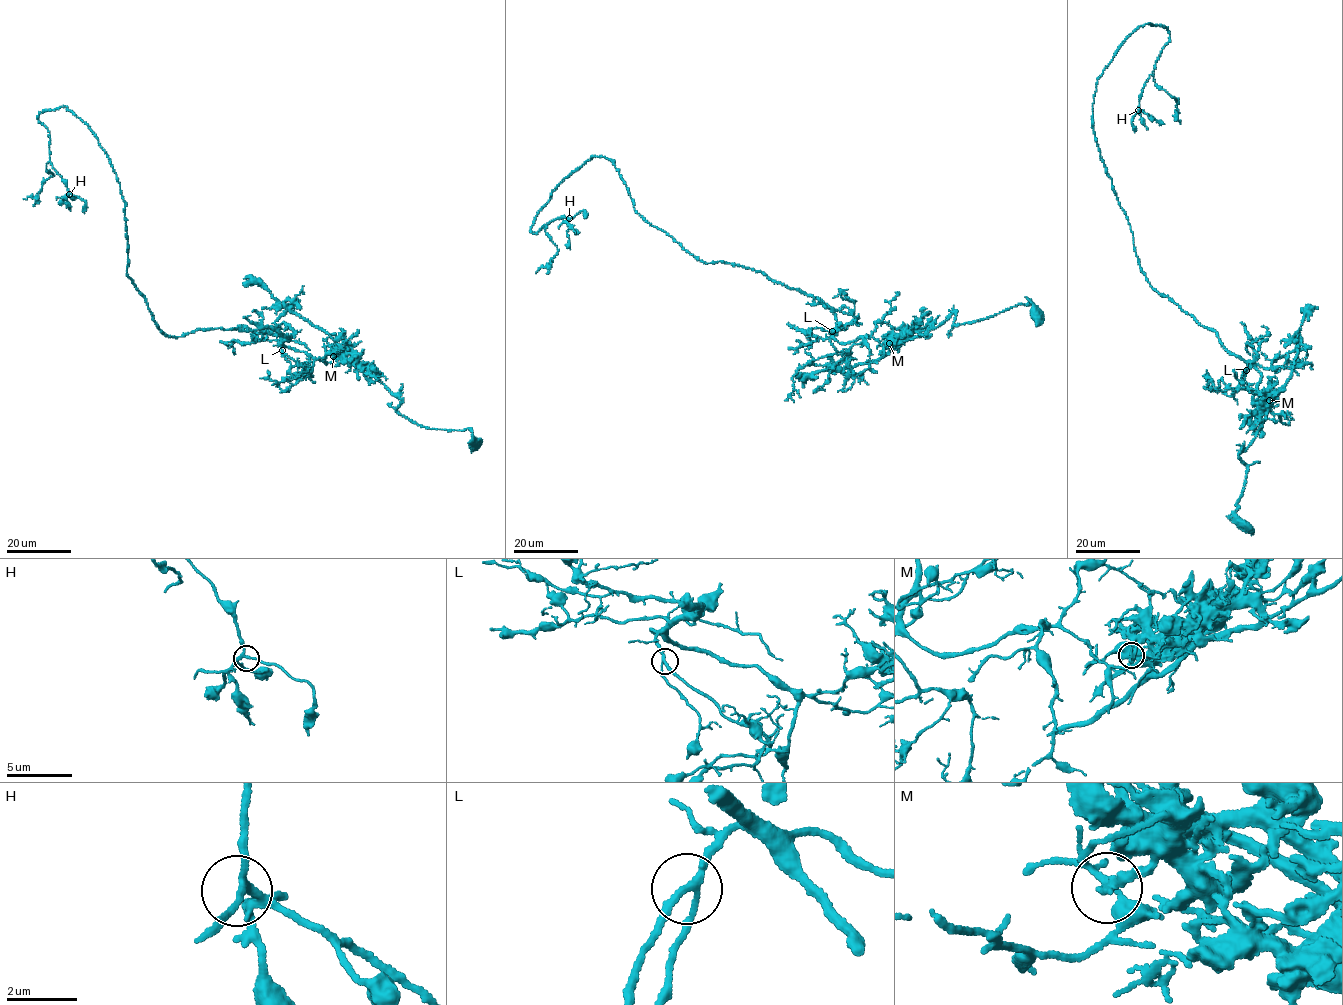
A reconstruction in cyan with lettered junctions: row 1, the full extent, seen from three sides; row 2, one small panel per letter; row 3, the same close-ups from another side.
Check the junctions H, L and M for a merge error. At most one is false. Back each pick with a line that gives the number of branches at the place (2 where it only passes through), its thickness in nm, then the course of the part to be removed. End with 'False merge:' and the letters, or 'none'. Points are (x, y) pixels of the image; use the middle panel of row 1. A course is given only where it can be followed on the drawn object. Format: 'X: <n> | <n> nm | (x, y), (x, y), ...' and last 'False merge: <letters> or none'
M: 3 | 180 nm | (889, 343), (839, 343), (822, 302), (697, 260), (605, 156), (541, 209), (532, 233), (558, 249), (535, 273)
False merge: M

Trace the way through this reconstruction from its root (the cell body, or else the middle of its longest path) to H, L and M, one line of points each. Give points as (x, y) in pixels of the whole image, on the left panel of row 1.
H: (475, 445), (269, 327), (159, 329), (127, 273), (111, 160), (64, 105), (38, 120), (69, 194)
L: (475, 445), (467, 428), (403, 417), (396, 408), (403, 399), (366, 368), (280, 343), (282, 350)
M: (475, 445), (467, 428), (427, 428), (403, 417), (396, 408), (402, 399), (366, 368), (340, 354), (334, 356)

